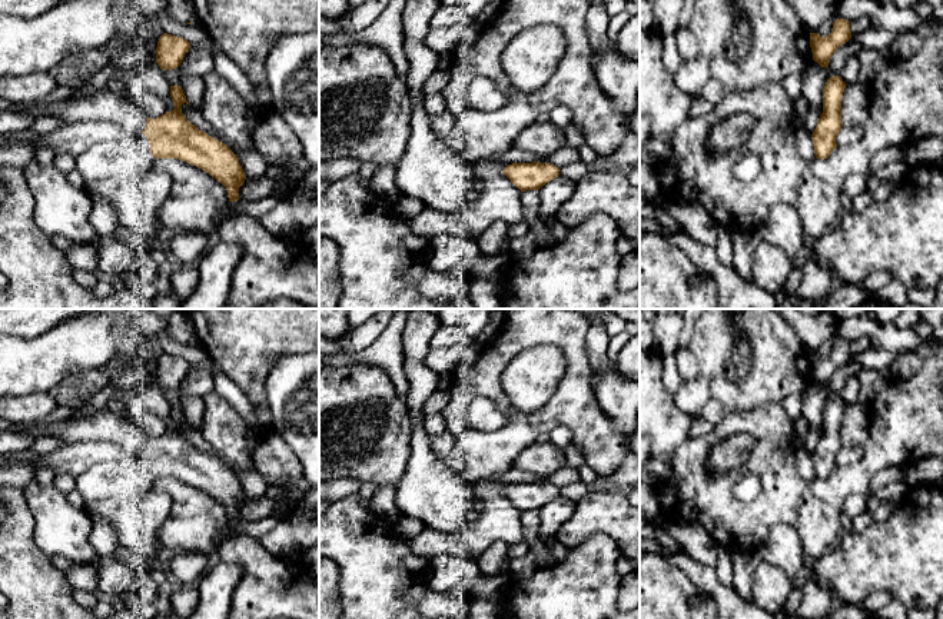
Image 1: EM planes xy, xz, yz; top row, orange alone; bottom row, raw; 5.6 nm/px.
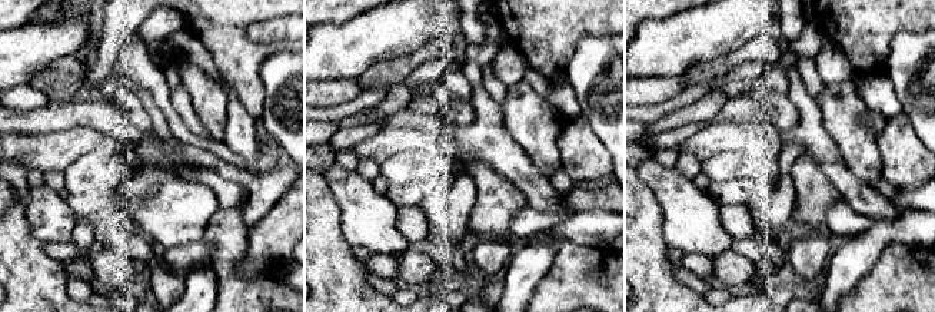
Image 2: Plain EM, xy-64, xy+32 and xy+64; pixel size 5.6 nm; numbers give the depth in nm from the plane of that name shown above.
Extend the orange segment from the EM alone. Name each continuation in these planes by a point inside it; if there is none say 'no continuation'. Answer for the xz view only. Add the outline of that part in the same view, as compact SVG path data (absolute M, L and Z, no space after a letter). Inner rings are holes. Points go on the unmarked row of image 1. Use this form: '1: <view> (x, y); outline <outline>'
no continuation

